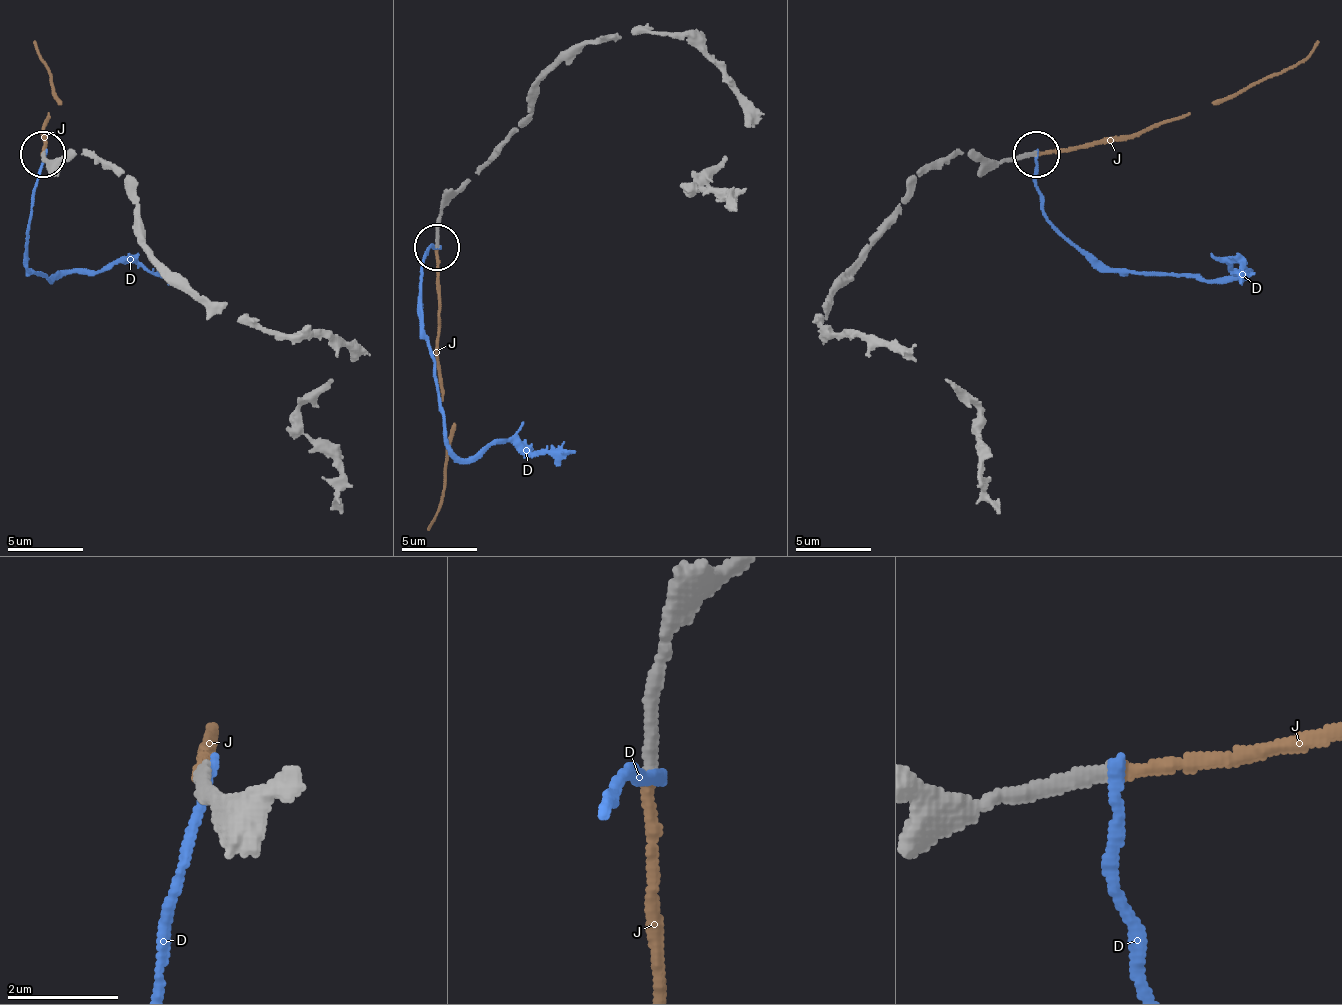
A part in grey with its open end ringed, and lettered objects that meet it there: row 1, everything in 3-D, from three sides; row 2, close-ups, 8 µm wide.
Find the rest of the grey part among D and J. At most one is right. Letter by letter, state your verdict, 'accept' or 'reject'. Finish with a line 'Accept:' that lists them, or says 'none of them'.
D: reject
J: accept
Accept: J

